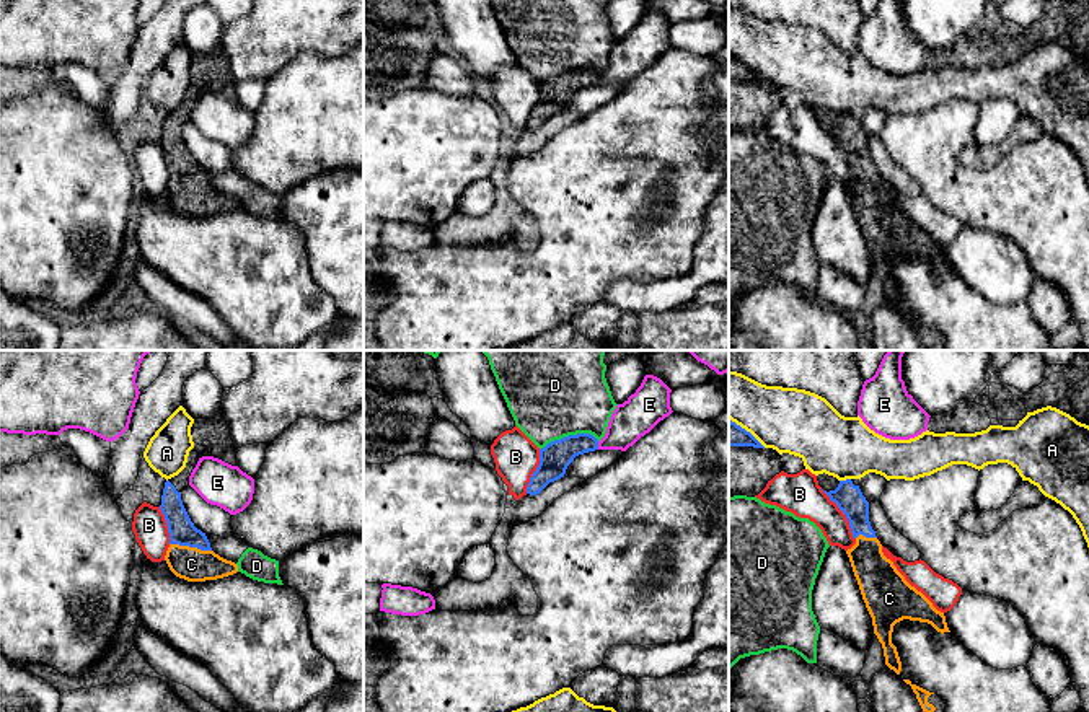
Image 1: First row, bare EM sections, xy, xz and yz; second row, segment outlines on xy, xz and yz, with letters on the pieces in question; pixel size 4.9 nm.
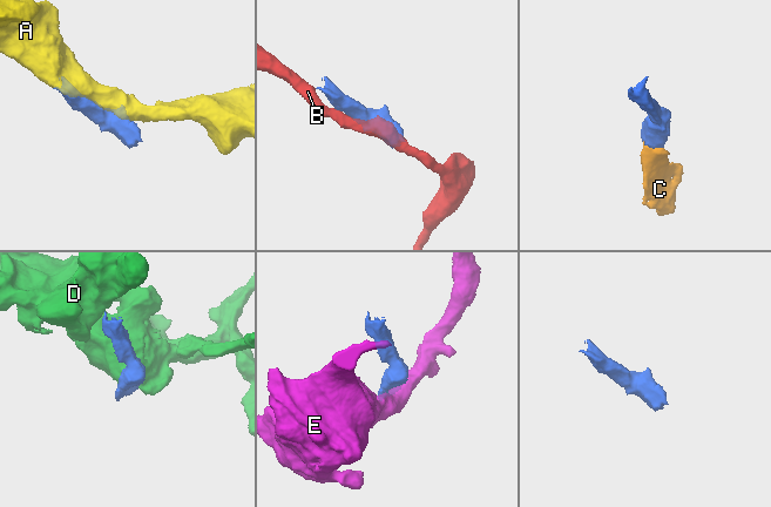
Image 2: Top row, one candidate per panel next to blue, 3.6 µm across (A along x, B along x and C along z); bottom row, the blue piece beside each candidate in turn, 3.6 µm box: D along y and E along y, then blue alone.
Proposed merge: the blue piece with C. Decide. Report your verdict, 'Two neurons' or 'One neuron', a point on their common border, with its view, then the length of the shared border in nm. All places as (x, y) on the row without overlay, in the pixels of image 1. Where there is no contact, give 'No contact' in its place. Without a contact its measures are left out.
One neuron. Touches blue at xy (191, 181). Shared border 220 nm

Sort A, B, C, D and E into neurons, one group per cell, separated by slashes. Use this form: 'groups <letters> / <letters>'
groups A / B / C / D / E

